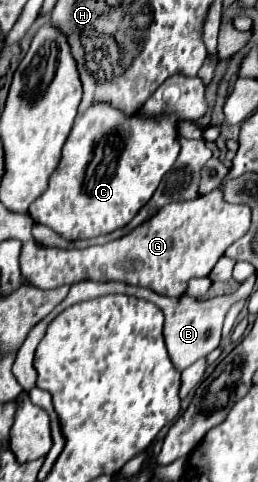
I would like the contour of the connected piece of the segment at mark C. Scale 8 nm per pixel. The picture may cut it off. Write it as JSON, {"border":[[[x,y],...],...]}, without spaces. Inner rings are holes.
{"border":[[[100,102],[90,106],[84,114],[76,116],[74,128],[62,148],[62,158],[58,168],[52,172],[48,180],[46,194],[40,196],[28,210],[28,214],[38,222],[56,230],[60,236],[68,240],[94,238],[106,232],[112,232],[128,224],[139,210],[146,205],[158,188],[162,176],[174,166],[180,154],[178,130],[176,130],[174,114],[160,116],[144,116],[144,114],[122,114],[122,110],[110,106],[108,102]]]}

